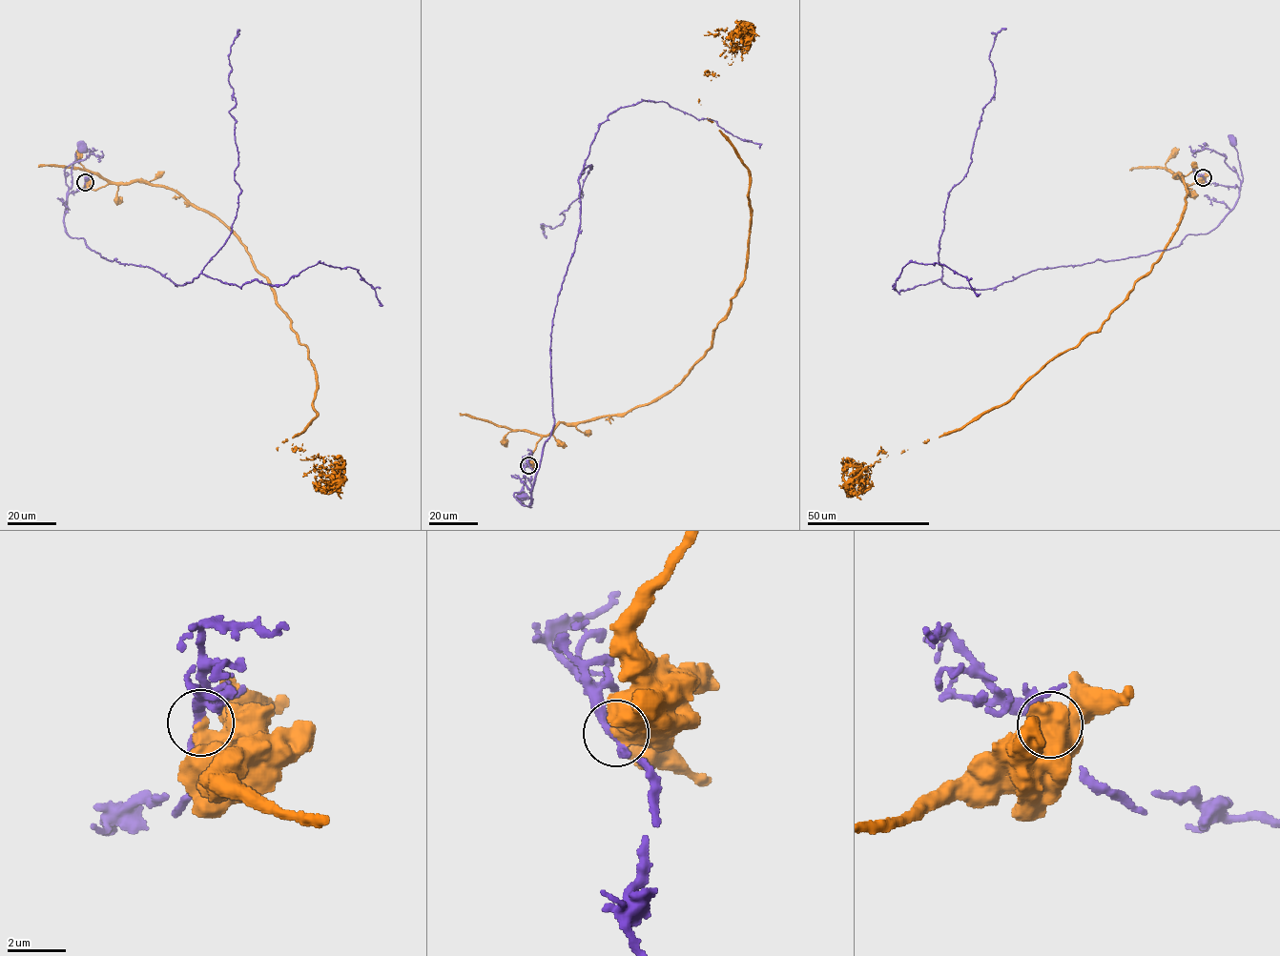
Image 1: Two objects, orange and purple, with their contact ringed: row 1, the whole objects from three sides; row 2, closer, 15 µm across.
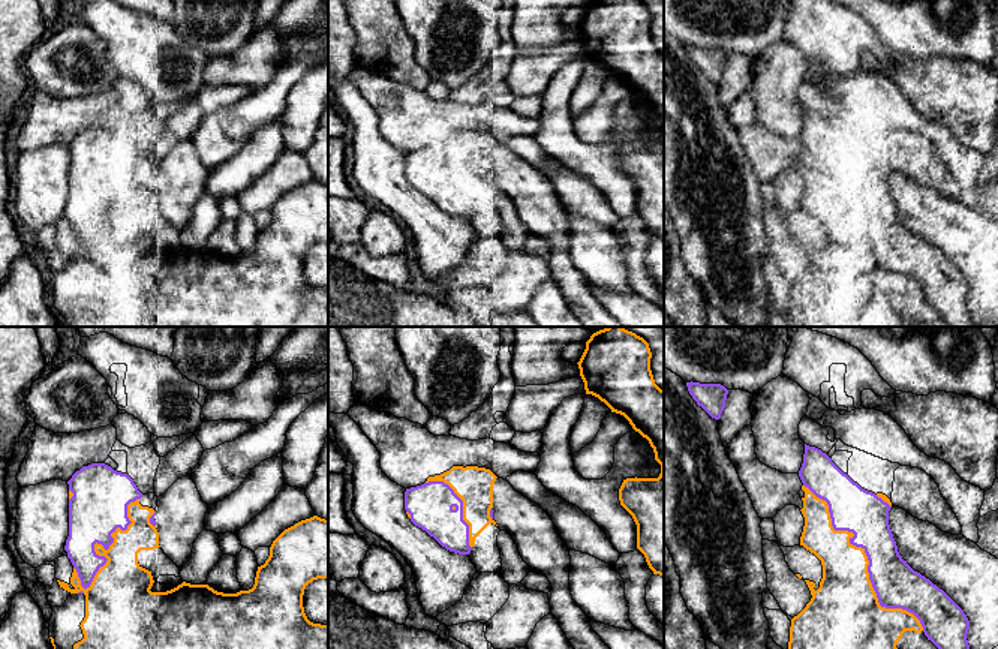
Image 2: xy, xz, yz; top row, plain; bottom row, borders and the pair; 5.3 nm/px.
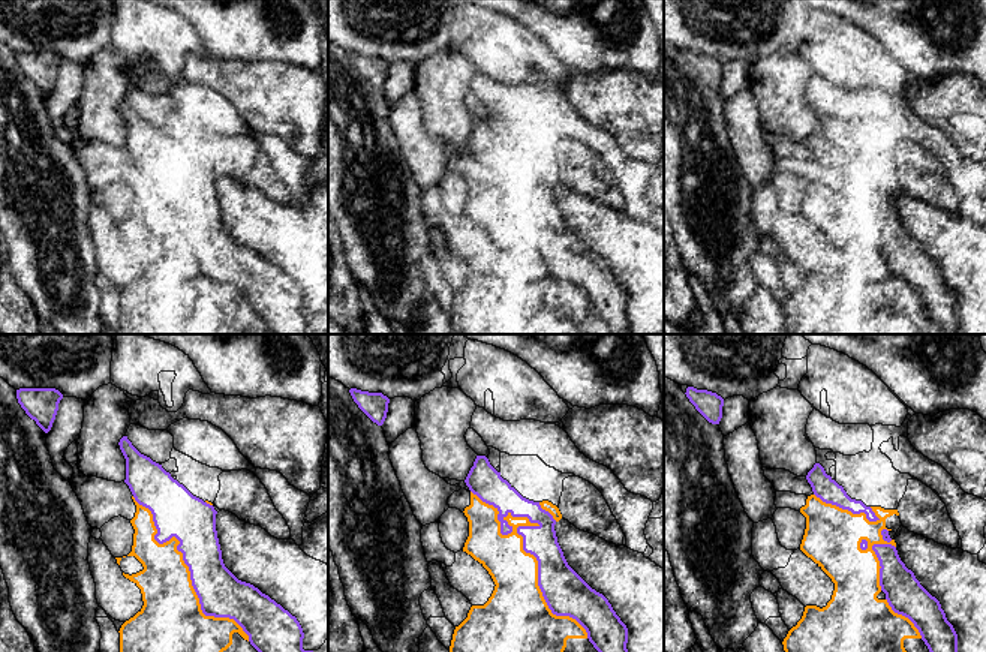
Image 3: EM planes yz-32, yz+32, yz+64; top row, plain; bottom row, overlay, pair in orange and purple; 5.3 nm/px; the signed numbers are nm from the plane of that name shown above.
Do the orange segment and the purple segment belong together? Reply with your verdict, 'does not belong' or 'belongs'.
does not belong

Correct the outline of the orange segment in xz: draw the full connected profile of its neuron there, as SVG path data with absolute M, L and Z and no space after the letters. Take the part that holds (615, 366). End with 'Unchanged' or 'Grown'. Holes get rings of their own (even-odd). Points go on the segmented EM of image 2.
M607 327L590 336L577 364L584 382L586 394L598 397L611 409L611 412L623 415L632 429L649 441L655 453L655 460L661 465L658 478L635 477L623 480L619 489L619 501L637 525L637 549L644 555L653 574L664 576L664 390L655 384L650 370L650 358L652 352L649 343L643 337L622 327Z. Unchanged

